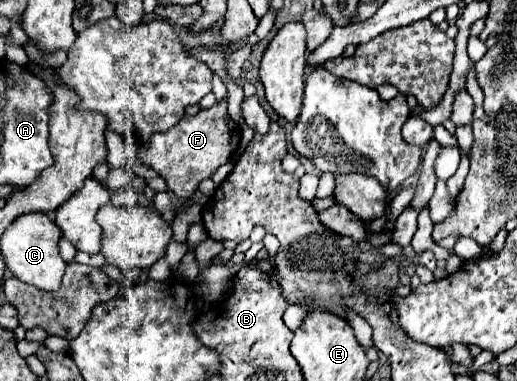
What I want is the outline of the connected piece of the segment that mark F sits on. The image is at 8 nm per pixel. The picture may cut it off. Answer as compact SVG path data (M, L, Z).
M222 98L212 108L200 110L194 116L184 116L170 132L154 134L150 138L150 152L148 152L148 166L154 168L164 180L168 190L176 194L176 198L186 206L182 212L176 214L172 222L174 240L186 242L188 228L192 224L202 222L202 204L192 202L198 190L198 184L210 178L222 164L230 162L230 156L236 152L240 144L240 126L228 114L228 98Z

